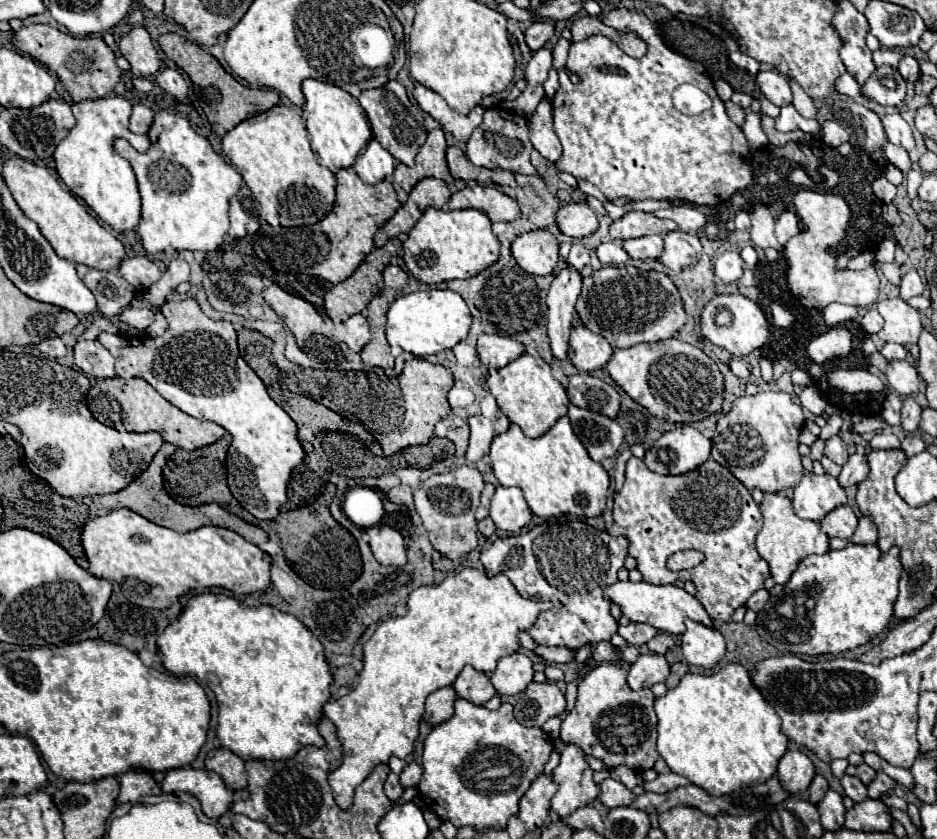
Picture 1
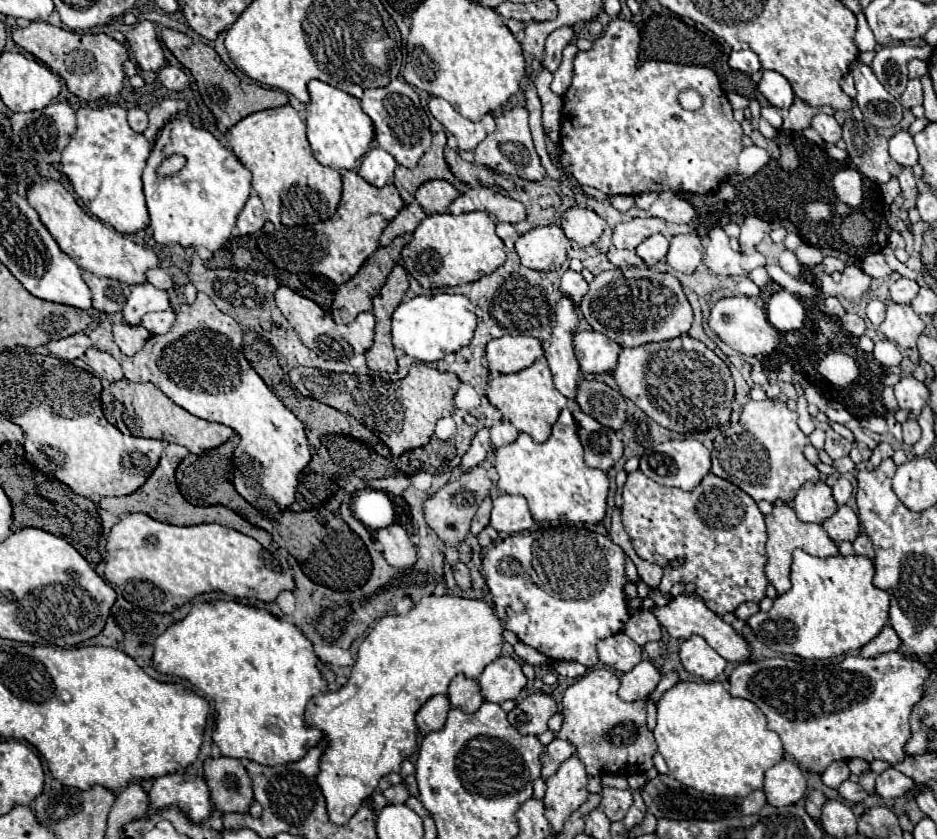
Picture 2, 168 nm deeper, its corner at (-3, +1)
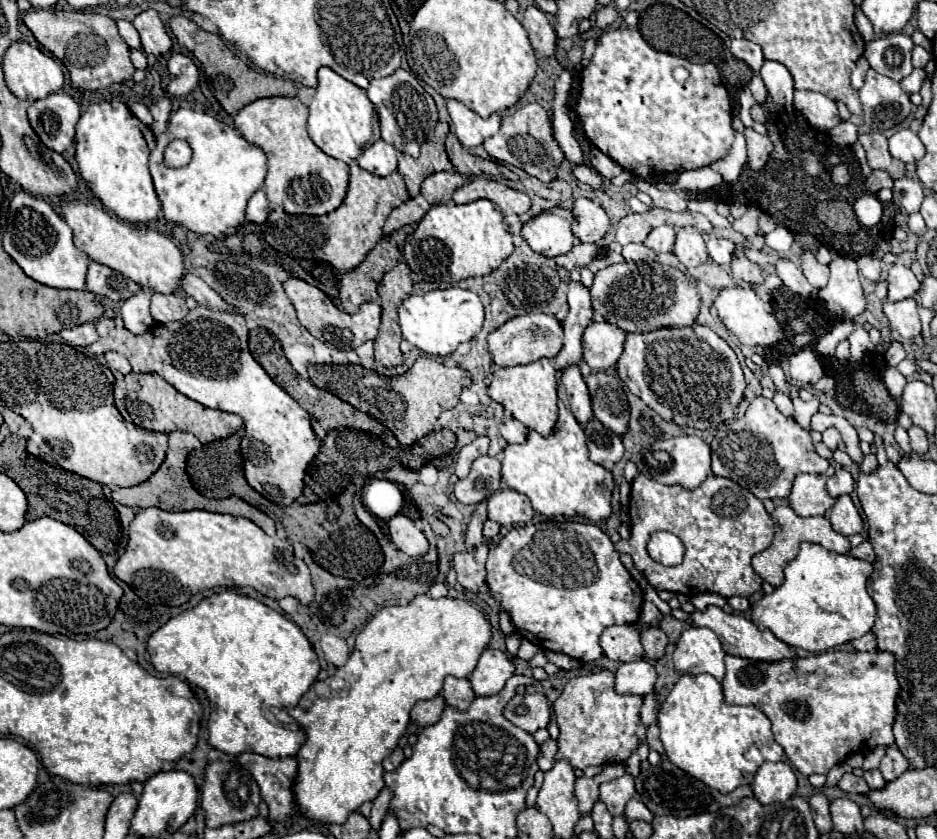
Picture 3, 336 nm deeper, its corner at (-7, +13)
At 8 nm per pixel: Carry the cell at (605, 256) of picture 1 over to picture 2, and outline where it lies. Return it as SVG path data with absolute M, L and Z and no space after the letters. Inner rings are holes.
M610 247L610 251L608 251L608 259L614 263L616 268L620 269L638 266L642 262L635 250L616 249L616 247Z

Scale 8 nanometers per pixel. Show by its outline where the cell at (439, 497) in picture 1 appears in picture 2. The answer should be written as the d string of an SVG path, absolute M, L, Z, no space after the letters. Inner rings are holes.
M472 467L470 471L462 473L456 481L448 481L444 487L440 487L434 495L430 495L424 501L424 517L430 529L436 531L436 535L440 537L440 541L444 543L444 557L450 565L454 565L458 561L458 547L460 543L466 539L466 535L470 533L470 521L478 509L478 505L482 503L482 499L490 493L492 481L488 479L486 471L482 467Z

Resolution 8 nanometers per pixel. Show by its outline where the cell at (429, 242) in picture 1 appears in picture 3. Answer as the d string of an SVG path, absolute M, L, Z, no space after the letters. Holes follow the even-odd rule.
M480 199L466 205L434 205L418 223L416 231L408 235L402 255L418 281L454 283L492 273L506 257L510 257L512 251L512 235L508 233L502 213L496 209L496 205L492 205L492 201Z

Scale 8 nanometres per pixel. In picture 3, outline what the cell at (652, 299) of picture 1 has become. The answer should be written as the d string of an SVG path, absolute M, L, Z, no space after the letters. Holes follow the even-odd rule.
M660 263L610 265L596 273L590 295L594 311L626 333L650 333L660 327L690 327L696 323L700 307L700 295L692 279L682 271Z

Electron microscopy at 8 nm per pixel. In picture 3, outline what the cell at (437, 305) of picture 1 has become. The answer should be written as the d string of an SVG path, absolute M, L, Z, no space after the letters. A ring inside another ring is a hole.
M460 287L428 291L424 295L410 295L398 309L402 337L420 351L436 357L450 355L464 341L470 341L484 321L484 307L476 293Z

